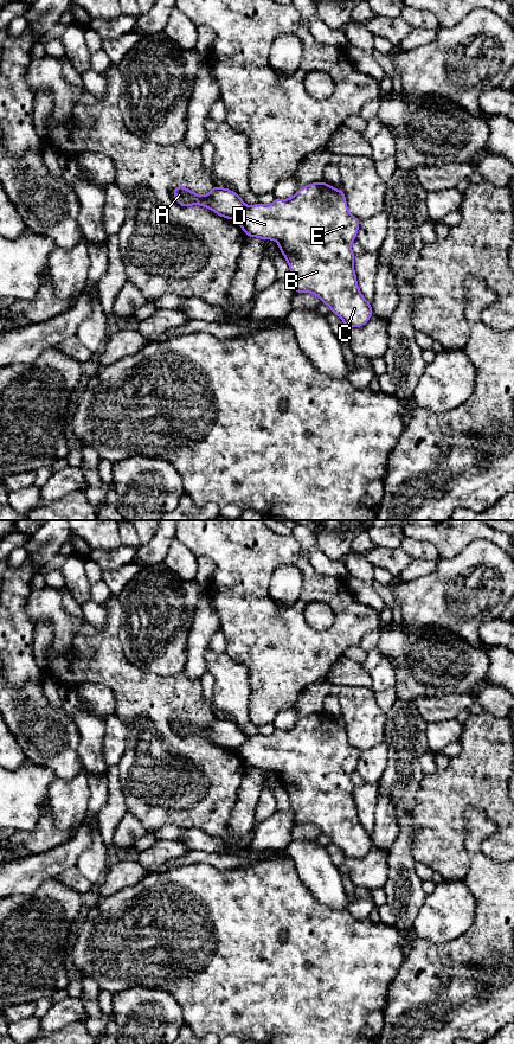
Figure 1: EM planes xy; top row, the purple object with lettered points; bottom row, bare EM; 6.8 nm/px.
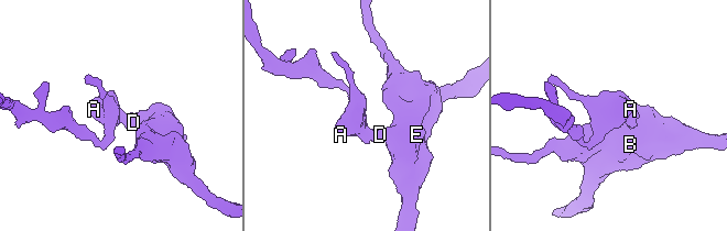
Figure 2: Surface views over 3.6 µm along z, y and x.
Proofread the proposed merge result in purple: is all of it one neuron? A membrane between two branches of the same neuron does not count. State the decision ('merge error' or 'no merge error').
merge error

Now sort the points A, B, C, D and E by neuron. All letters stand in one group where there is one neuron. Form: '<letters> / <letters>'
A / B C D E

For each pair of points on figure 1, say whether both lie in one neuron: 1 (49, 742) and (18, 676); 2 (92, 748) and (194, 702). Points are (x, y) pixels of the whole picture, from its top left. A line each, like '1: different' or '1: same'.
1: different
2: different

